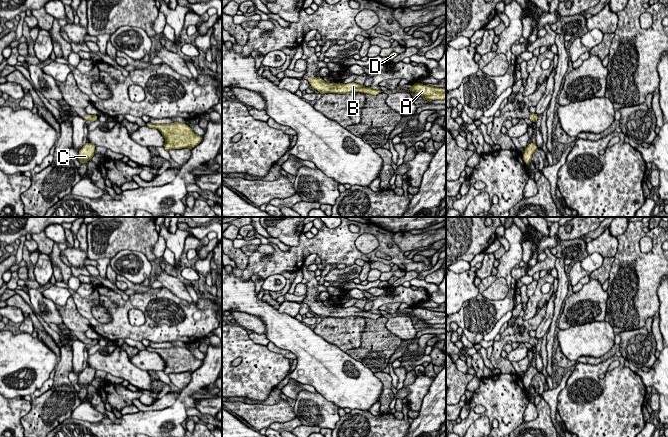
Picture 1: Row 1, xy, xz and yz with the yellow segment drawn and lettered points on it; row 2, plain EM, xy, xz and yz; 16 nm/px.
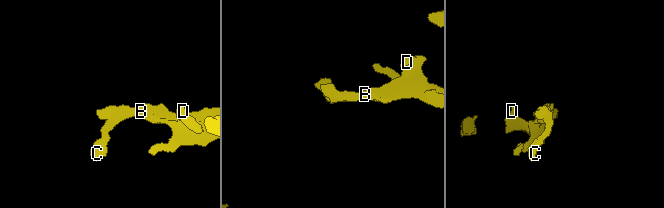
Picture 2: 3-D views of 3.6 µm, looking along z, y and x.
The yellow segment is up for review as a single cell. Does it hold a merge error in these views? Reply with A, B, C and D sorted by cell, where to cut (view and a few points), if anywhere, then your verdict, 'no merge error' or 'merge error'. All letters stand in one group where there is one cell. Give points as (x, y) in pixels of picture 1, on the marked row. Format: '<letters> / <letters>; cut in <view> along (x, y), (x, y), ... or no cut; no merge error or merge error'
A B C D; no cut; no merge error

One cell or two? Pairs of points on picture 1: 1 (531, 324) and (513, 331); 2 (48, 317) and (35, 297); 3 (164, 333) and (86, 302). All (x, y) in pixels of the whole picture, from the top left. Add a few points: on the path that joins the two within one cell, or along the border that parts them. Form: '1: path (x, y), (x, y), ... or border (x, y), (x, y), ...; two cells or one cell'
1: path (526, 323), (519, 323), (516, 326); one cell
2: path (49, 311), (49, 307), (41, 300); one cell
3: path (142, 332), (104, 330), (97, 324); one cell

